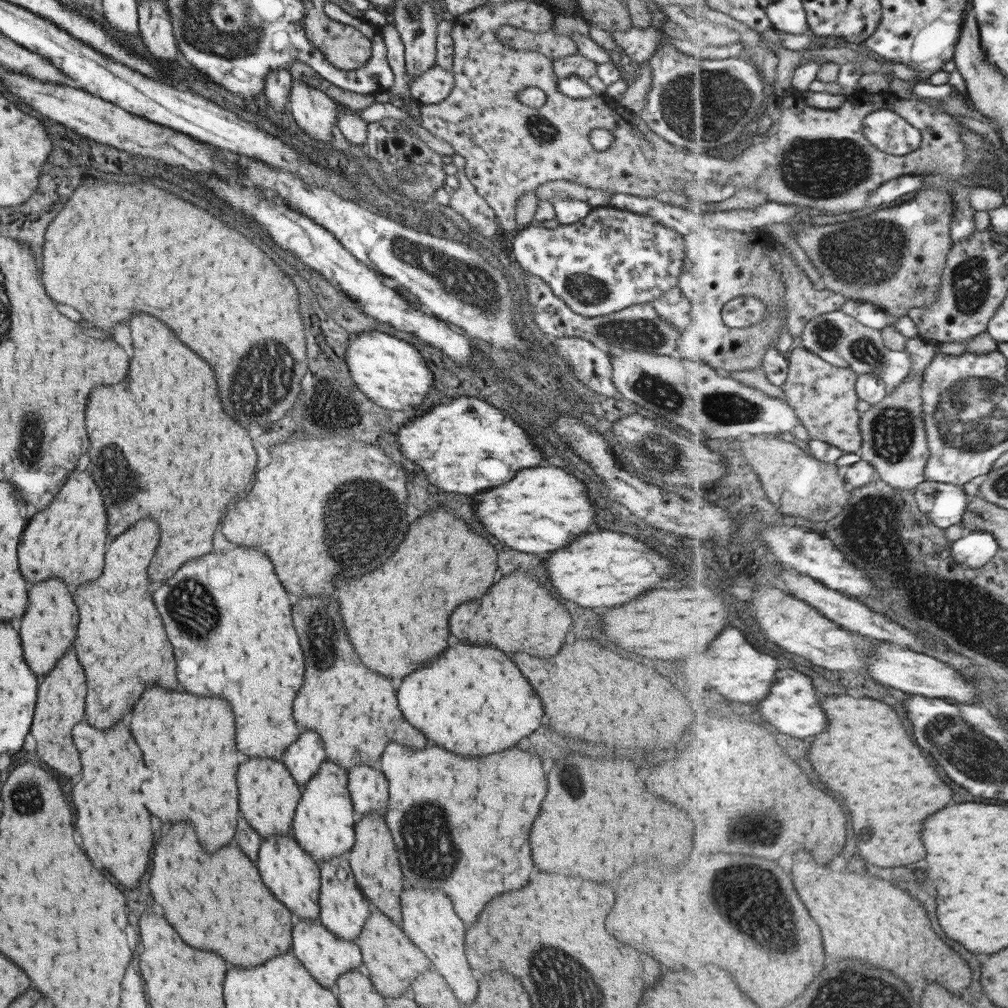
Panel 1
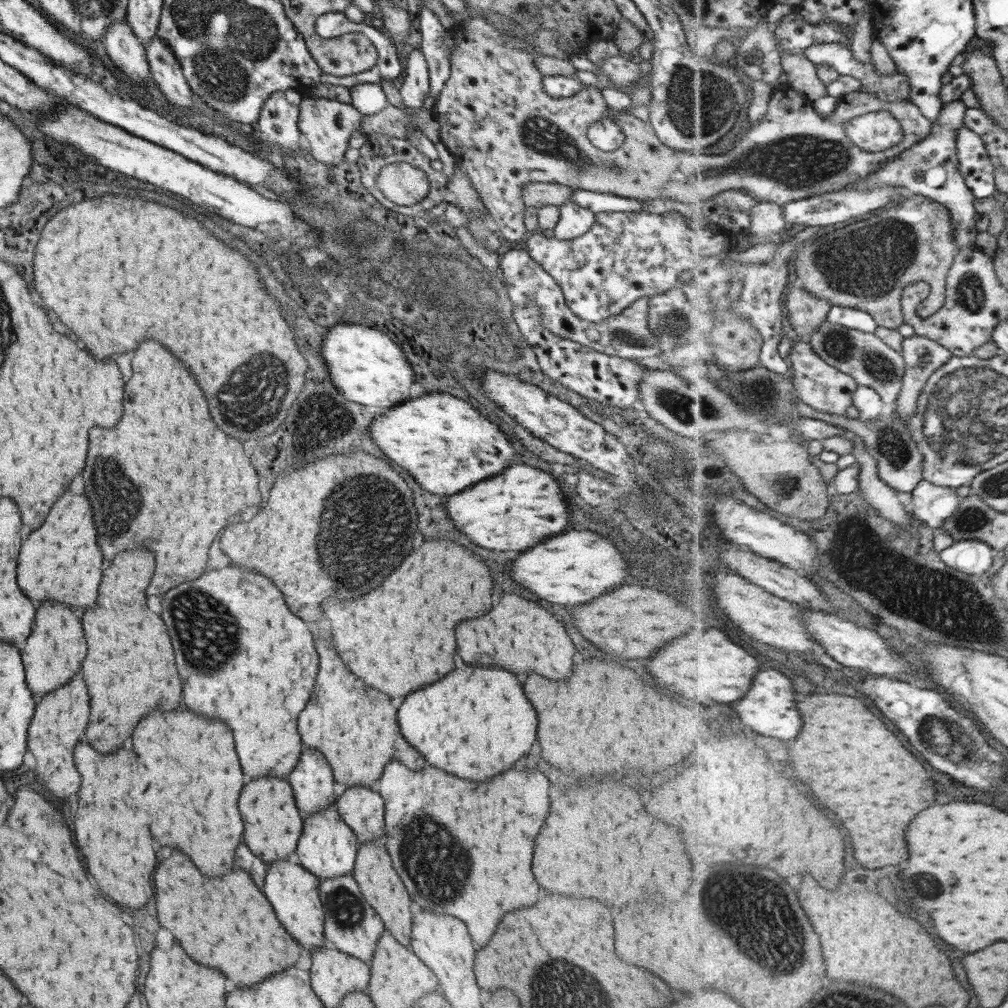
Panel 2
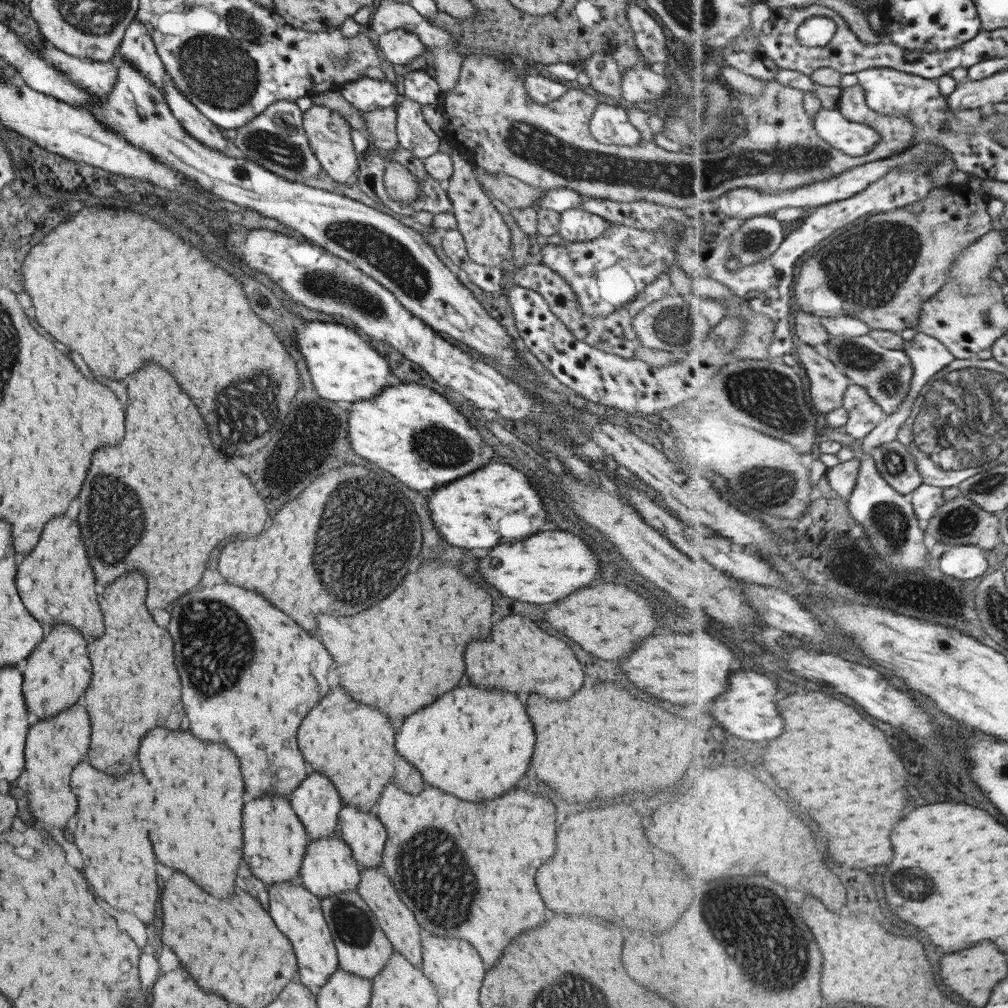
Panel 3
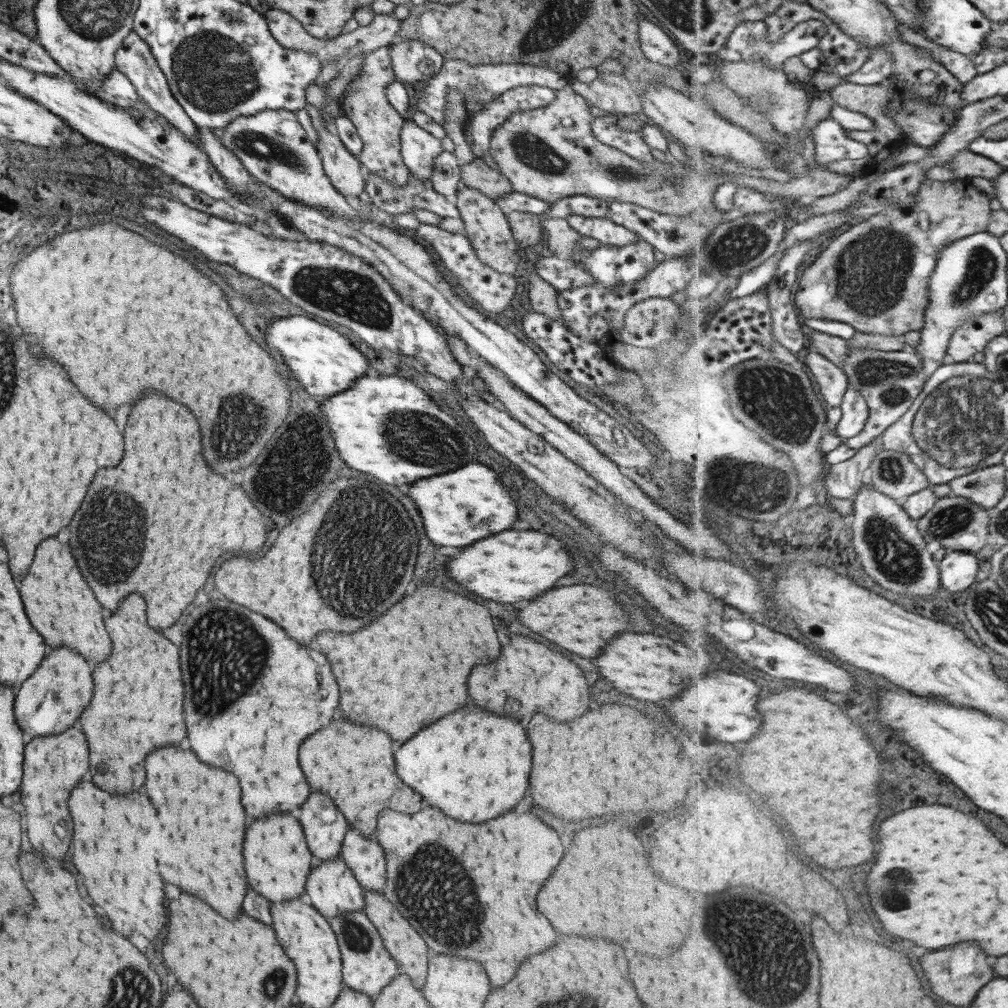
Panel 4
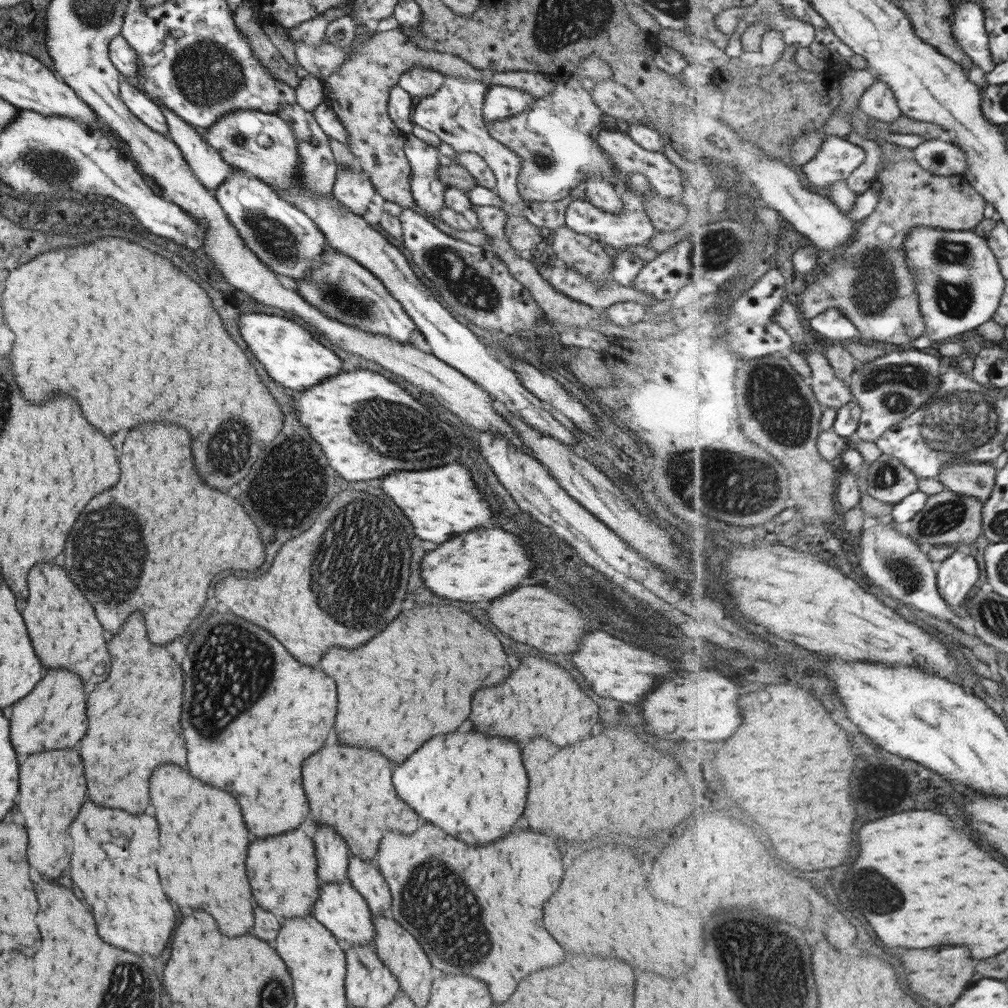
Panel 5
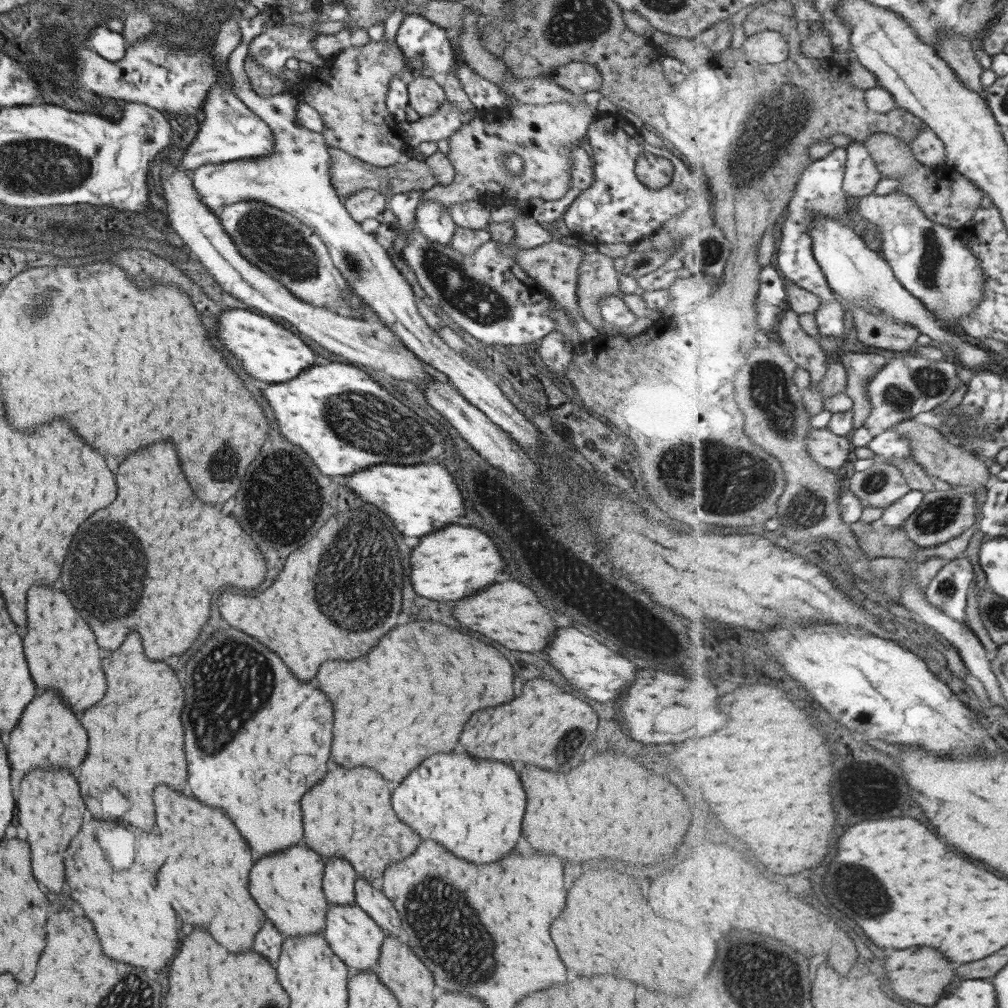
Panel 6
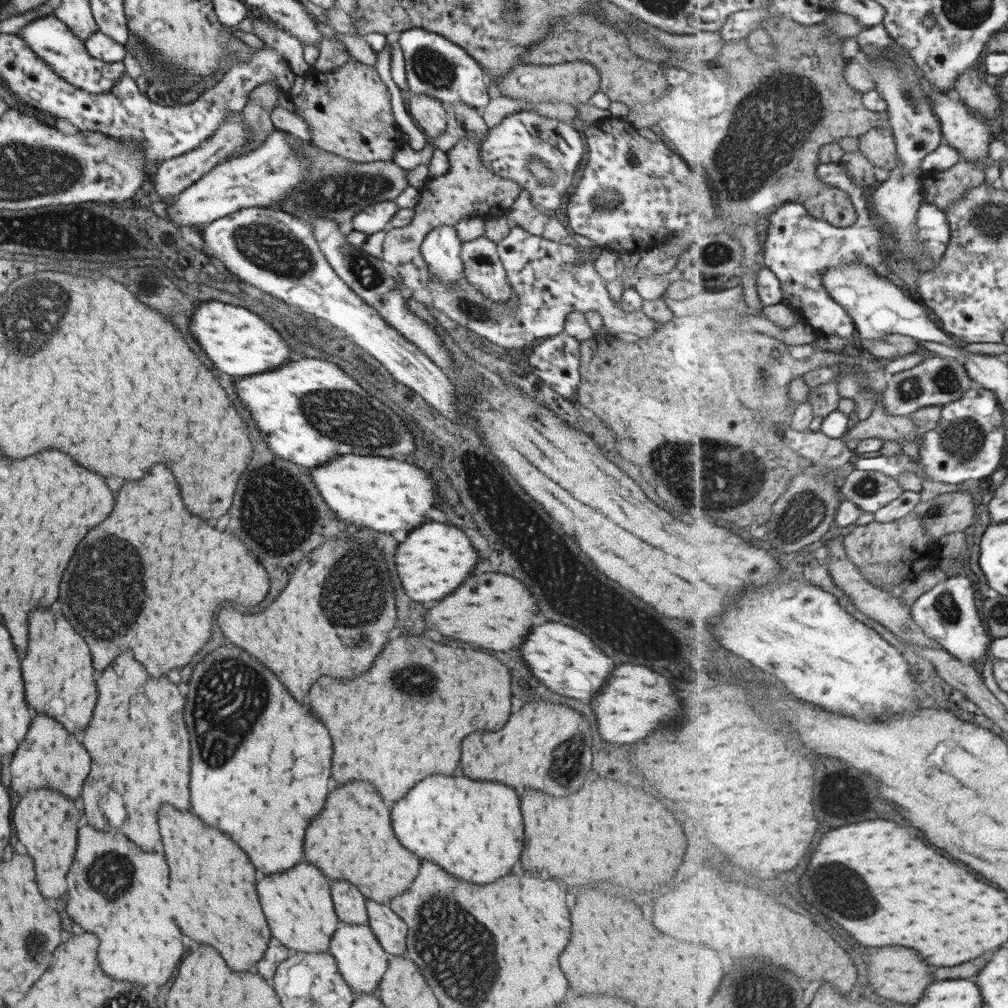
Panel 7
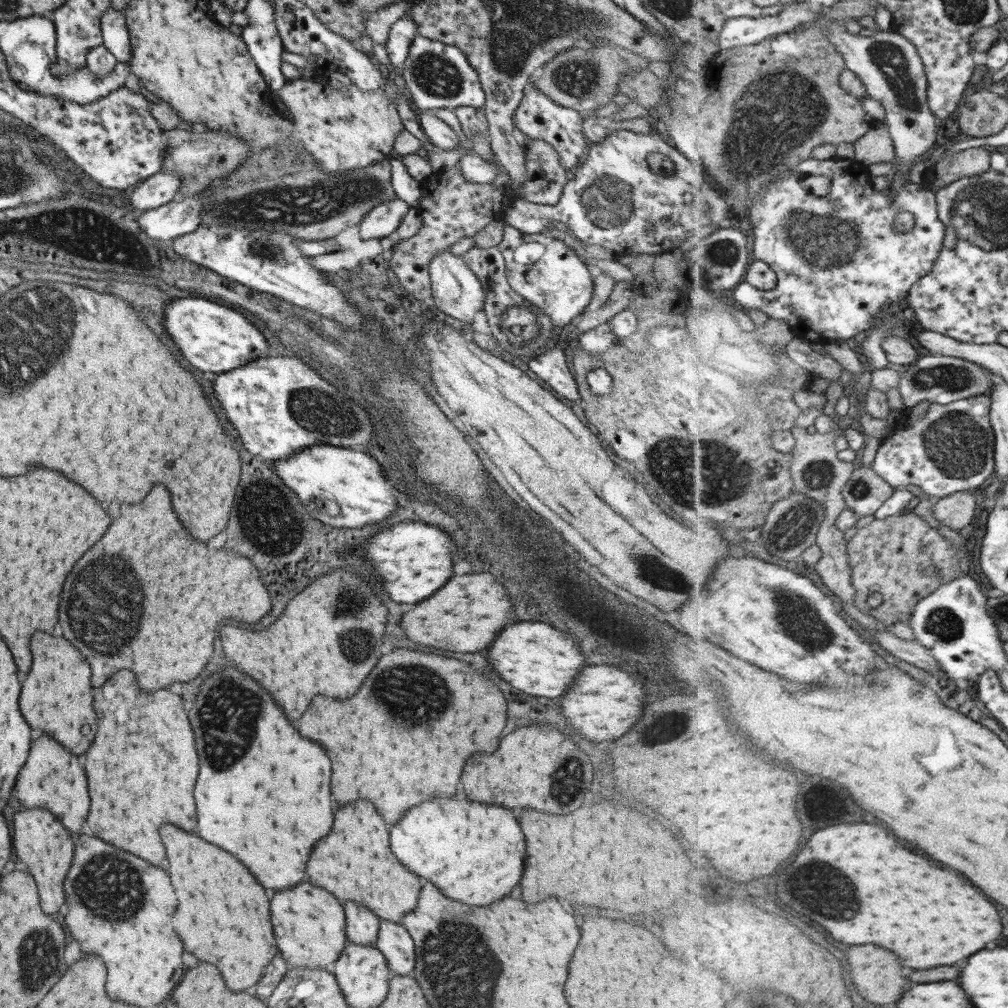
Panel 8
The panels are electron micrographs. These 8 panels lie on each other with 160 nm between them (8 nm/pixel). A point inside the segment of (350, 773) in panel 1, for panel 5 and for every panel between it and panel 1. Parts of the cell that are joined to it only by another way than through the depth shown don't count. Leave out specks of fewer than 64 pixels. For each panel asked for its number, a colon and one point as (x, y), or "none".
2: (361, 809)
3: (365, 836)
4: (363, 856)
5: (364, 877)

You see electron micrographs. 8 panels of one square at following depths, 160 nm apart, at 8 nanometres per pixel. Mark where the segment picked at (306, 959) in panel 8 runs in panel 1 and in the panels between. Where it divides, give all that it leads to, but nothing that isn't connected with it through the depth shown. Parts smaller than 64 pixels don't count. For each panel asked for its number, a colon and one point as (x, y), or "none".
1: (267, 794)
2: (271, 823)
3: (274, 854)
4: (277, 862)
5: (281, 870)
6: (290, 883)
7: (297, 905)

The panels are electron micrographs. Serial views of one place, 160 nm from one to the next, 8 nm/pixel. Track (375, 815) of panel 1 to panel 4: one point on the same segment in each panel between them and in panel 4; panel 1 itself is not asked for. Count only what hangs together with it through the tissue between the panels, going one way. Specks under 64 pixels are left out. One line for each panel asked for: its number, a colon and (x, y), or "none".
2: (377, 881)
3: (396, 922)
4: (400, 940)

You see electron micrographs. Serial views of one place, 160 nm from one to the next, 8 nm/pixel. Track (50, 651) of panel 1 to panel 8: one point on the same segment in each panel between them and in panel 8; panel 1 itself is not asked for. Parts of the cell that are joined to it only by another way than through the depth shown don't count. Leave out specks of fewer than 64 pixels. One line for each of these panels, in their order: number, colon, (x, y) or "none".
2: (54, 651)
3: (55, 676)
4: (51, 700)
5: (53, 716)
6: (47, 733)
7: (56, 760)
8: (51, 778)

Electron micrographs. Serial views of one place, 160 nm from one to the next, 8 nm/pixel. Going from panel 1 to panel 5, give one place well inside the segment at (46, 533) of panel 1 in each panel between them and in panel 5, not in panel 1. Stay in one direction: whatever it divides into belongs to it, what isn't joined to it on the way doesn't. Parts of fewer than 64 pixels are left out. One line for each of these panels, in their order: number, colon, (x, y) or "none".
2: (60, 561)
3: (55, 583)
4: (57, 602)
5: (63, 631)

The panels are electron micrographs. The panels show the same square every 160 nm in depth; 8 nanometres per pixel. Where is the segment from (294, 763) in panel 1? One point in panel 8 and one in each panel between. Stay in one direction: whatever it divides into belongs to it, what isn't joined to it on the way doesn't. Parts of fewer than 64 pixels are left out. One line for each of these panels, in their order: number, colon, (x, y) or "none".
2: (312, 786)
3: (315, 803)
4: (323, 827)
5: (331, 856)
6: (338, 878)
7: (348, 904)
8: (361, 925)

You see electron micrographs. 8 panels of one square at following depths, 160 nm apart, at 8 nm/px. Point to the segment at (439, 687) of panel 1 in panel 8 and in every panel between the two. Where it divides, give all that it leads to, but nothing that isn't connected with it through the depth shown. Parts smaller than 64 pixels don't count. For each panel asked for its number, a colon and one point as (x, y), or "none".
2: (475, 723)
3: (474, 744)
4: (472, 766)
5: (473, 787)
6: (472, 808)
7: (472, 830)
8: (472, 853)

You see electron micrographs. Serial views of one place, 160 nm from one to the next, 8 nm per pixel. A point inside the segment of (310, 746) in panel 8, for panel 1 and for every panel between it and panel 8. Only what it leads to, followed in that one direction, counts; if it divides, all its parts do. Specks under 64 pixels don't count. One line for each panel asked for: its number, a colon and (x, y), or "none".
1: (234, 639)
2: (248, 661)
3: (248, 691)
4: (252, 696)
5: (262, 714)
6: (256, 709)
7: (233, 702)

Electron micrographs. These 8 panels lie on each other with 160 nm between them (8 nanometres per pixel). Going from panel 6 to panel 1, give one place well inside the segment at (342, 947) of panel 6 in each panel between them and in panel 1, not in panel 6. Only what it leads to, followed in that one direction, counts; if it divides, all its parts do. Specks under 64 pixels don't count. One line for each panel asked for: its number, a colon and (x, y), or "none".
1: (323, 822)
2: (326, 847)
3: (327, 867)
4: (332, 890)
5: (339, 907)

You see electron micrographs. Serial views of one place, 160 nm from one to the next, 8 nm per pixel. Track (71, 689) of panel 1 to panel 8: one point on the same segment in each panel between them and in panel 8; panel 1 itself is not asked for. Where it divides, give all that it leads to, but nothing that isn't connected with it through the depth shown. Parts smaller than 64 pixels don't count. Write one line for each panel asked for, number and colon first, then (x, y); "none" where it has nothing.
2: (59, 720)
3: (52, 747)
4: (51, 766)
5: (51, 787)
6: (49, 808)
7: (44, 822)
8: (47, 851)

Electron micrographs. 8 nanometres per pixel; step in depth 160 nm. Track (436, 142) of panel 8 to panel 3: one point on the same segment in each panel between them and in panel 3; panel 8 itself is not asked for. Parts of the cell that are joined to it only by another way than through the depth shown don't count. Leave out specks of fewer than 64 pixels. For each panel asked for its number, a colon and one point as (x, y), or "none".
3: (399, 47)
4: (412, 61)
5: (419, 81)
6: (424, 95)
7: (426, 112)

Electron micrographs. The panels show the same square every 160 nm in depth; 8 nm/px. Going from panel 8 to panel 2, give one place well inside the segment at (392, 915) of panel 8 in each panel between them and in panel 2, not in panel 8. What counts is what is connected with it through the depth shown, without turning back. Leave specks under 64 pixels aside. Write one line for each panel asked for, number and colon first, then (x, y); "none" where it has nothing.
2: (353, 726)
3: (353, 746)
4: (339, 755)
5: (350, 790)
6: (369, 837)
7: (352, 840)

